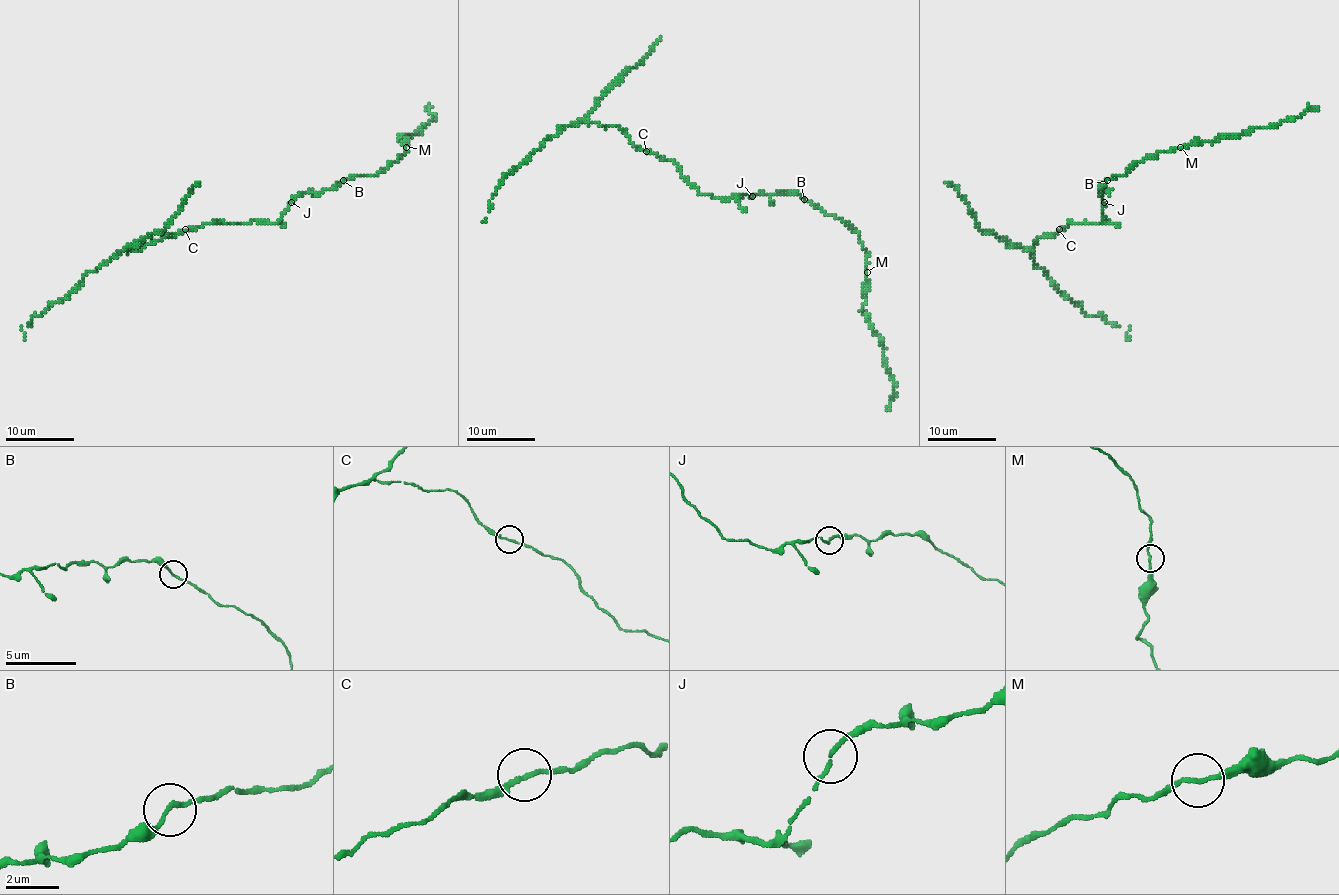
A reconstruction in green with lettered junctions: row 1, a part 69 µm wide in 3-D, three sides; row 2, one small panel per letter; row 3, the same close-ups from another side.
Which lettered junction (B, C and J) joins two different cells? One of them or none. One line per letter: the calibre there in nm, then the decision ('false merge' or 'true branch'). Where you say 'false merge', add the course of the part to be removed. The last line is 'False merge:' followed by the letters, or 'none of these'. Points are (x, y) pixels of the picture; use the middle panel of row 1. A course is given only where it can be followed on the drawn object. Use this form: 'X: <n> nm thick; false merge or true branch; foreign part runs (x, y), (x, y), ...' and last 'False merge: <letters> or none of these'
B: 150 nm thick; true branch
C: 150 nm thick; true branch
J: 150 nm thick; true branch
False merge: none of these

